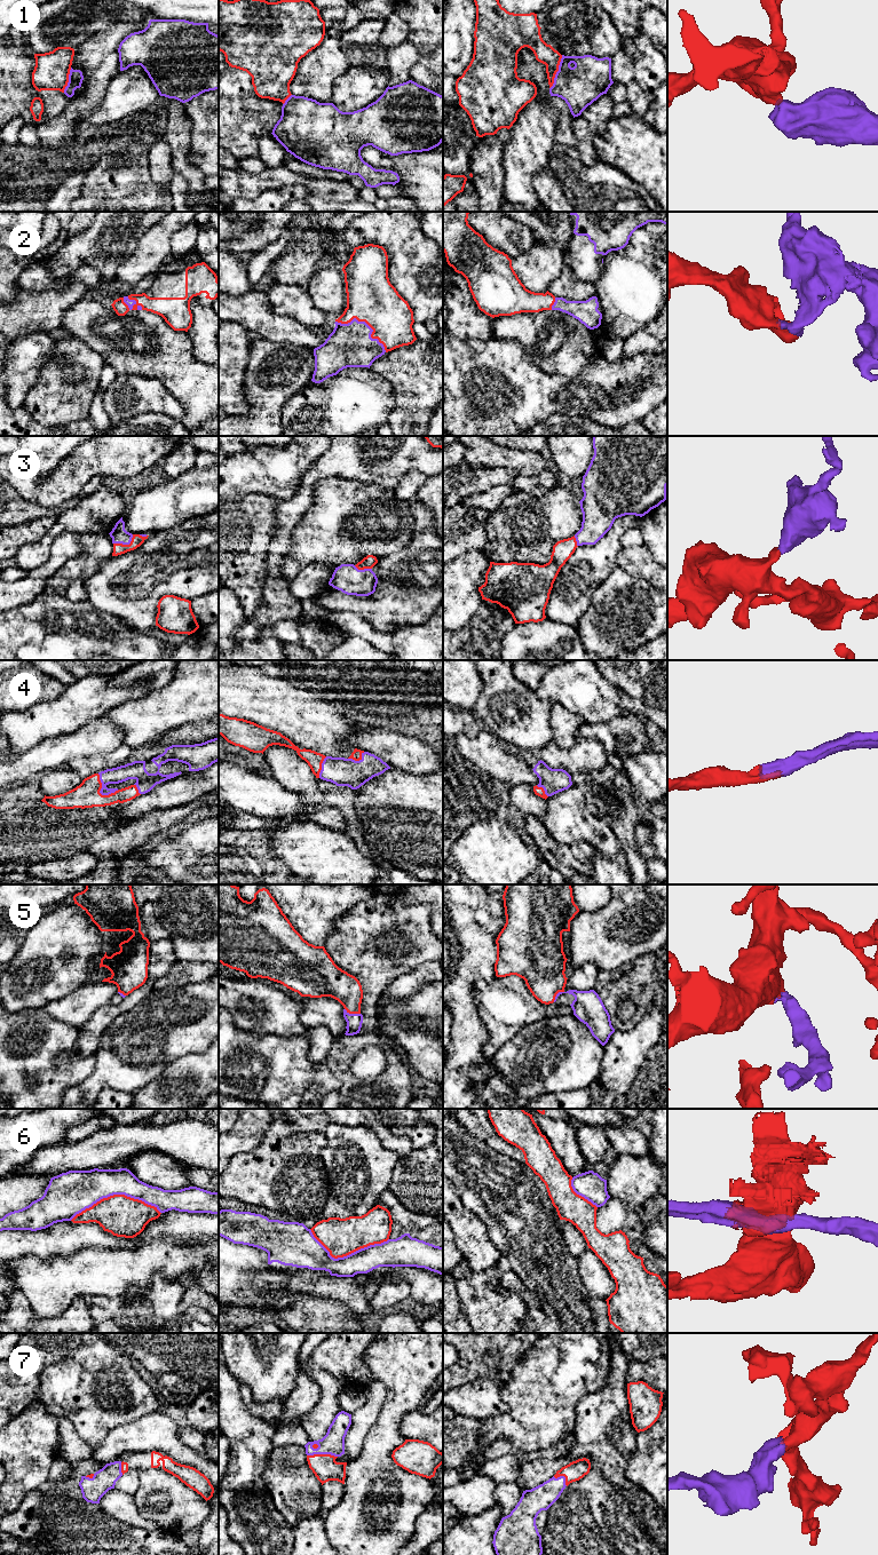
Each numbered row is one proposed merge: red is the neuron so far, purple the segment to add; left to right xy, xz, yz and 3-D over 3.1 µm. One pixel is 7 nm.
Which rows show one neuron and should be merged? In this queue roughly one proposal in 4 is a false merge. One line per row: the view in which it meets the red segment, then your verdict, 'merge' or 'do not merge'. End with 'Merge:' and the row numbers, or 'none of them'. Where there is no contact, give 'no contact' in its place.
1: meets red in yz; do not merge
2: meets red in xz; merge
3: meets red in xy; merge
4: meets red in xy; merge
5: meets red in xz; merge
6: meets red in xy; do not merge
7: meets red in xz; merge
Merge: 2, 3, 4, 5, 7

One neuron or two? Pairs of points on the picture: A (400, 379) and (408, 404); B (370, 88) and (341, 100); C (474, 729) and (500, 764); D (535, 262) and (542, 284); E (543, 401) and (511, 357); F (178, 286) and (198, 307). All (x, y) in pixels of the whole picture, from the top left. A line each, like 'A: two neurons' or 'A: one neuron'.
A: one neuron
B: one neuron
C: two neurons
D: one neuron
E: one neuron
F: two neurons

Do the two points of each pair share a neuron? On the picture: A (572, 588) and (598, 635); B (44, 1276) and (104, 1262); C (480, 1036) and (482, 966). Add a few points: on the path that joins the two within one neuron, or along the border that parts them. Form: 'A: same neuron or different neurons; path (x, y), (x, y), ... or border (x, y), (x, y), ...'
A: different neurons; border (598, 587), (592, 596), (591, 605), (576, 626)
B: same neuron; path (58, 1276), (89, 1274)
C: same neuron; path (466, 1018), (466, 983)

